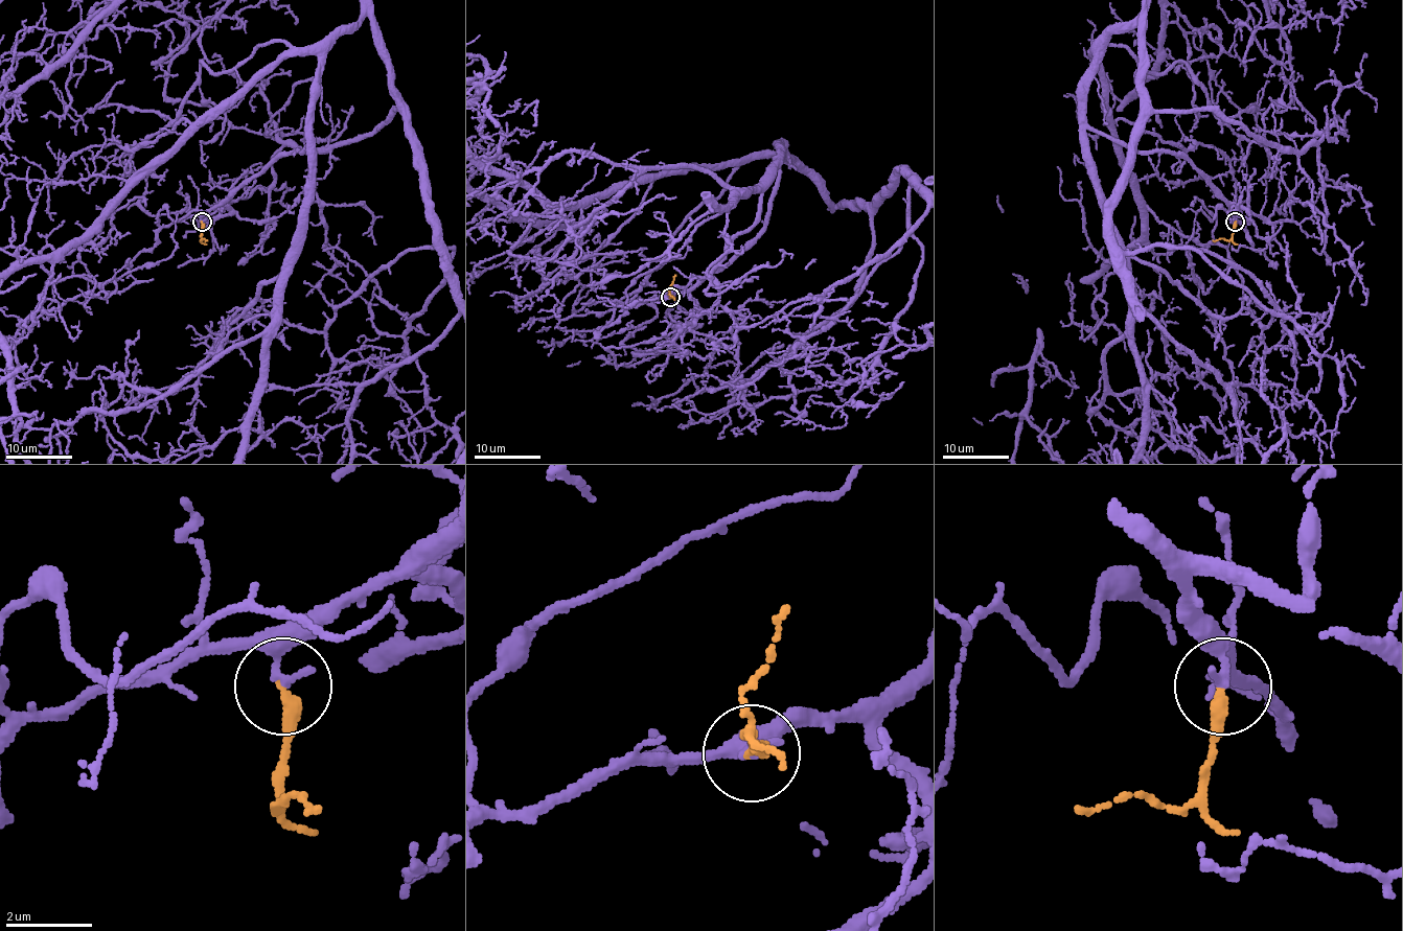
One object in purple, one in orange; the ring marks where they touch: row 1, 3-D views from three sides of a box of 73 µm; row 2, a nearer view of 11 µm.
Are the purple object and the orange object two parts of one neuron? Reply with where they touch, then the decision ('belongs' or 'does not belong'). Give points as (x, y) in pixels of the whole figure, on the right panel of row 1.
at (1235, 222); belongs

